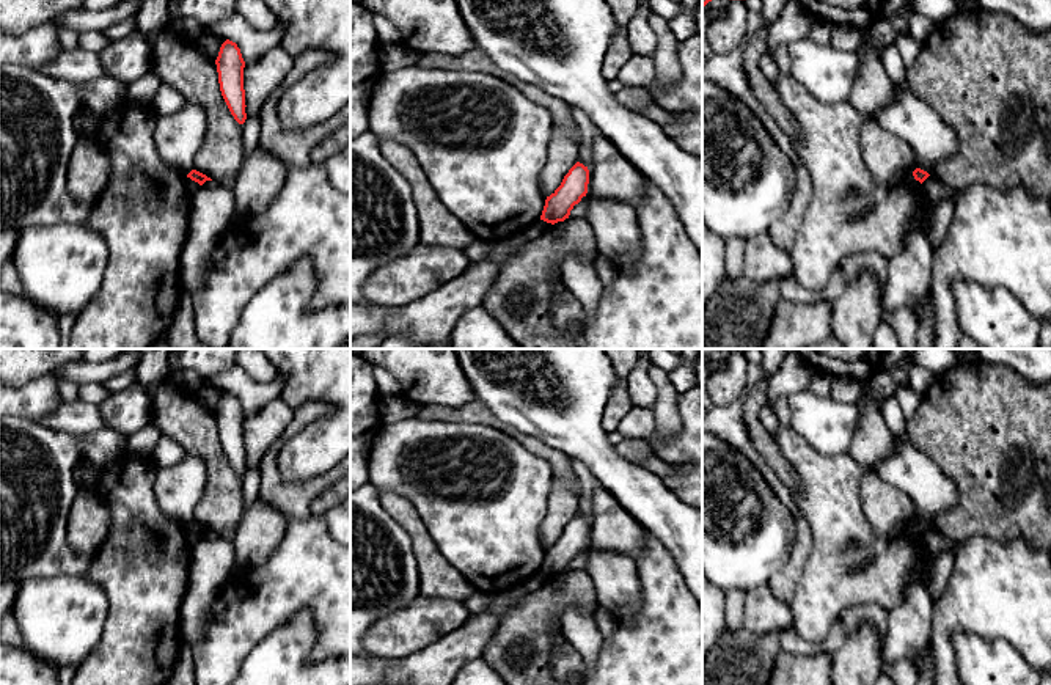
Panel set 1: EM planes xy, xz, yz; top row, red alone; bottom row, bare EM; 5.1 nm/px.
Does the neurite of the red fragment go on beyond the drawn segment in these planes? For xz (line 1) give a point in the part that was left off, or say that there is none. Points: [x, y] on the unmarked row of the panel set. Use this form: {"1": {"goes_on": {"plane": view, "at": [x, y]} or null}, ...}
{"1": {"goes_on": null}}

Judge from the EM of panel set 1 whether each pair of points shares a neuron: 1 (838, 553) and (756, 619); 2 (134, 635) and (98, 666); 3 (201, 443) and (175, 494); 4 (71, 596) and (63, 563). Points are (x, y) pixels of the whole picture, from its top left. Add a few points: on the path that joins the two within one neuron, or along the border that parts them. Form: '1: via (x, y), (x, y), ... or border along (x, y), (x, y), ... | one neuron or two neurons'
1: border along (787, 604), (794, 624) | two neurons
2: via (124, 644), (107, 662) | one neuron
3: border along (187, 453), (205, 462), (203, 492) | two neurons
4: border along (82, 574), (55, 574), (30, 580) | two neurons

